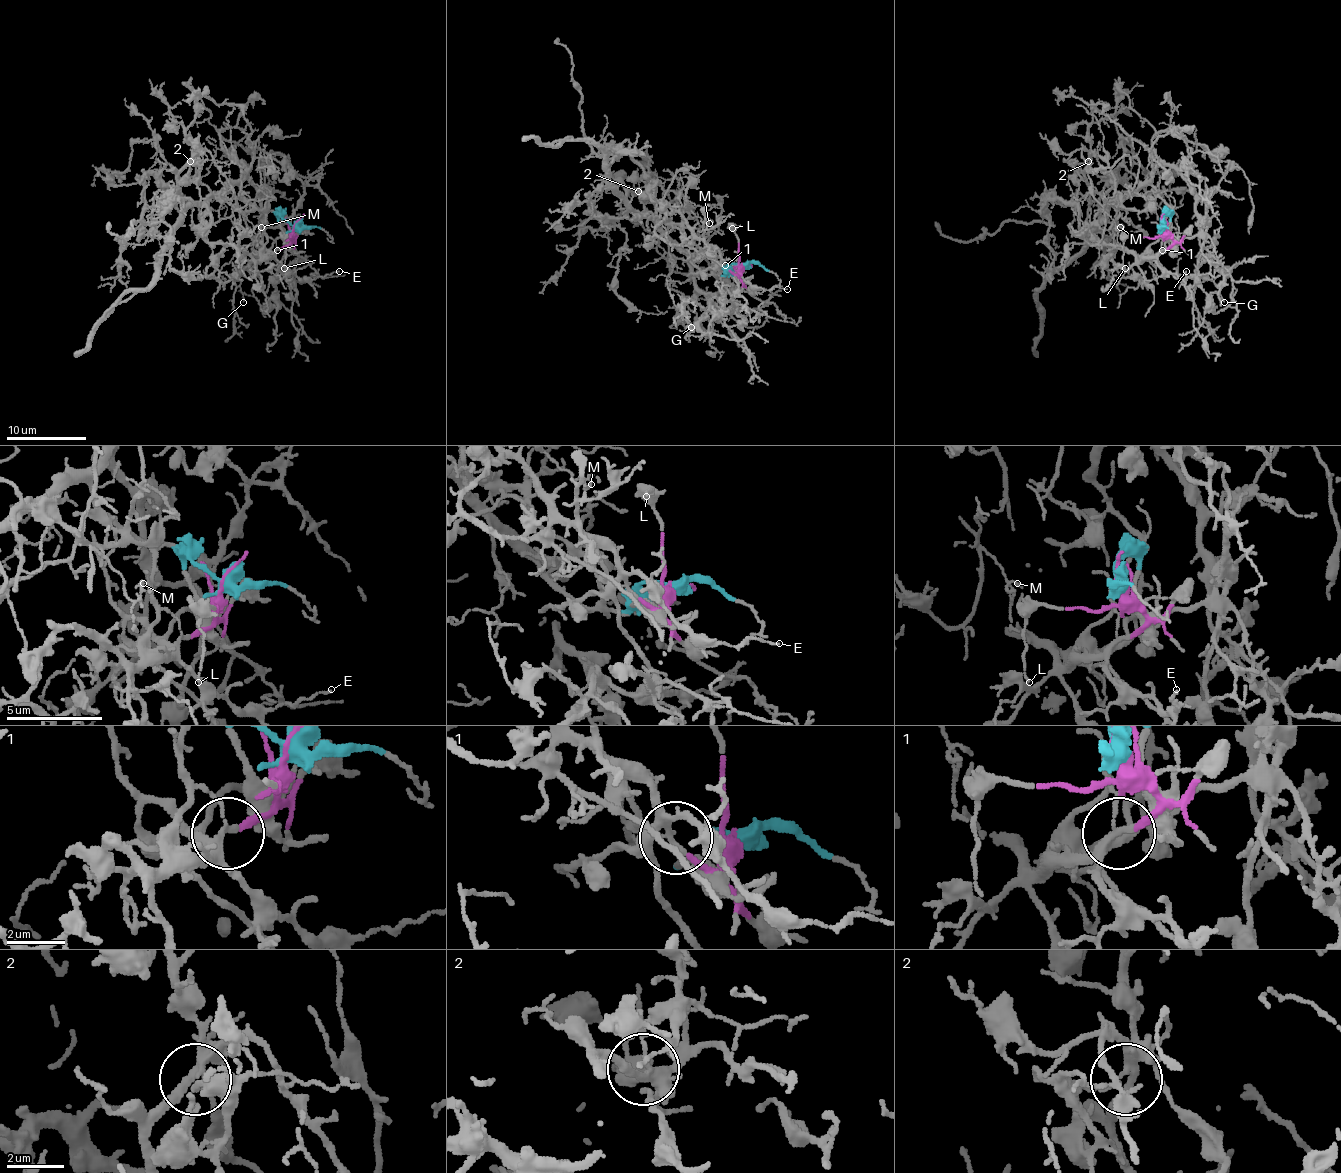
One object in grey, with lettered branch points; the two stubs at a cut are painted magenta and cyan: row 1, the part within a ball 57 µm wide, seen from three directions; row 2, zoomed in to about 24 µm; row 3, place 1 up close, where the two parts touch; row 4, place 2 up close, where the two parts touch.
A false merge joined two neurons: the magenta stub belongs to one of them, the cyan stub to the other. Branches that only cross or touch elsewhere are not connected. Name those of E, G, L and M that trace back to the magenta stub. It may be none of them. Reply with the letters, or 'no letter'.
E, L

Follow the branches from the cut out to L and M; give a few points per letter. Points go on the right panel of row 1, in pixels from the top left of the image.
L: (1162, 228), (1160, 236), (1132, 236), (1124, 240), (1124, 268)
M: (1162, 228), (1172, 208), (1148, 184), (1108, 204), (1084, 174), (1084, 150), (1094, 200), (1118, 234), (1120, 226)

